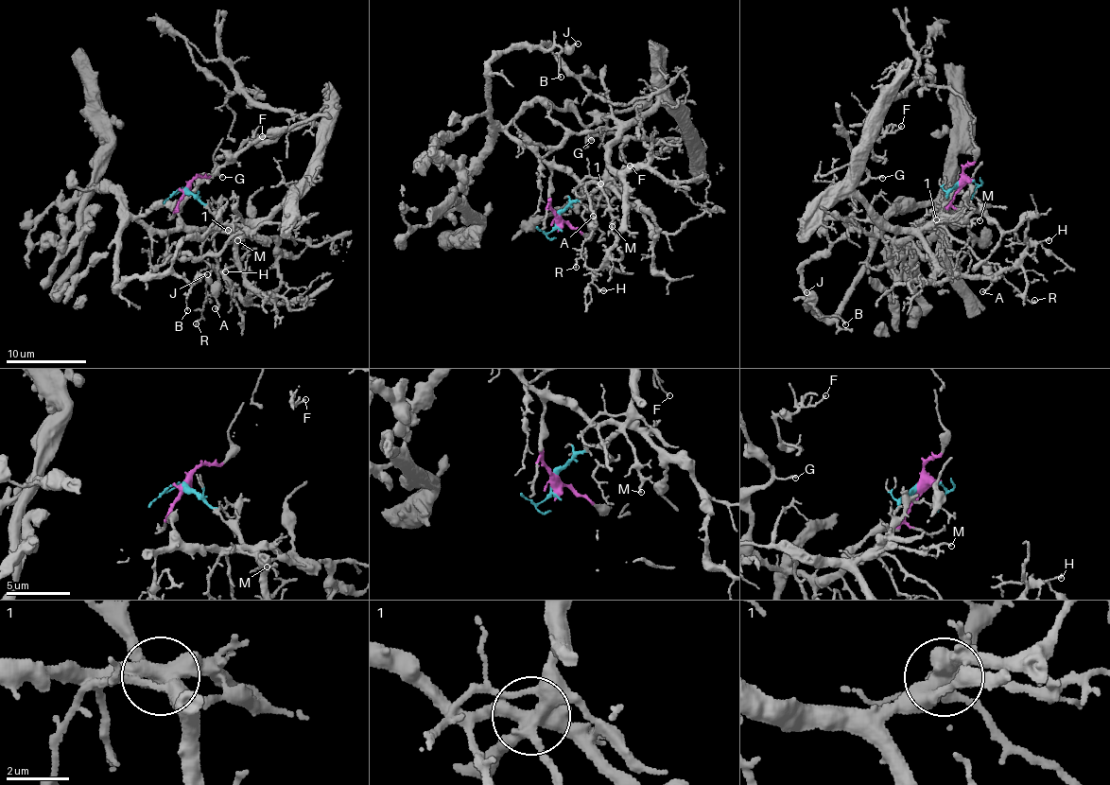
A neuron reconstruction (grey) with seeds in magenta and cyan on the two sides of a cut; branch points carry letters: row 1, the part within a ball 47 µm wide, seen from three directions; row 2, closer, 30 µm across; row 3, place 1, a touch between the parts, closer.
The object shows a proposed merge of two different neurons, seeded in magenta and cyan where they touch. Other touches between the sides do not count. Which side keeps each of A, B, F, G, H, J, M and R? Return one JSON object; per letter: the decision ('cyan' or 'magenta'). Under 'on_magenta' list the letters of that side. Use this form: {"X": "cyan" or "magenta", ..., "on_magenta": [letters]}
{"A": "magenta", "B": "magenta", "F": "cyan", "G": "magenta", "H": "cyan", "J": "magenta", "M": "cyan", "R": "magenta", "on_magenta": ["A", "B", "G", "J", "R"]}

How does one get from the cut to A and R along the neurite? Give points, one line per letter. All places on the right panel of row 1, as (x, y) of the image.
A: (964, 181), (950, 202), (936, 208), (918, 225), (937, 224), (962, 240), (990, 280), (990, 286), (981, 292)
R: (964, 181), (950, 202), (936, 208), (918, 227), (937, 224), (1005, 278), (1027, 300), (1035, 300)

